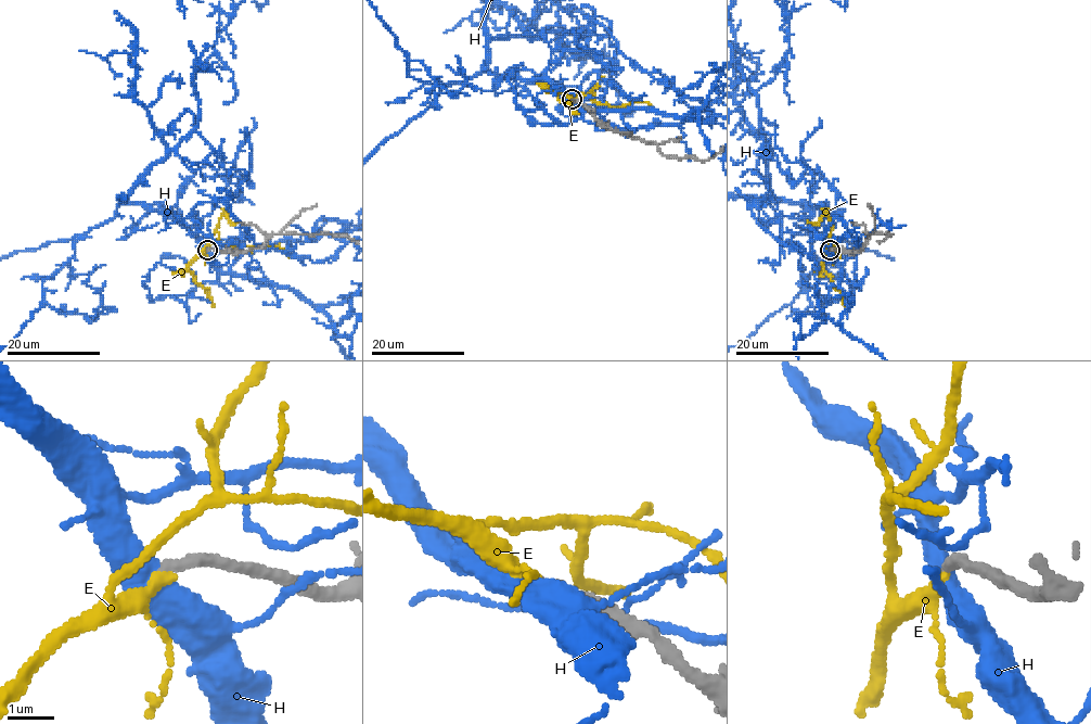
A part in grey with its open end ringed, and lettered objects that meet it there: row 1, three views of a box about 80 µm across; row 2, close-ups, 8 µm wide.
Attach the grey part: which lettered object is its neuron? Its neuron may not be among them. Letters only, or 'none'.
E

